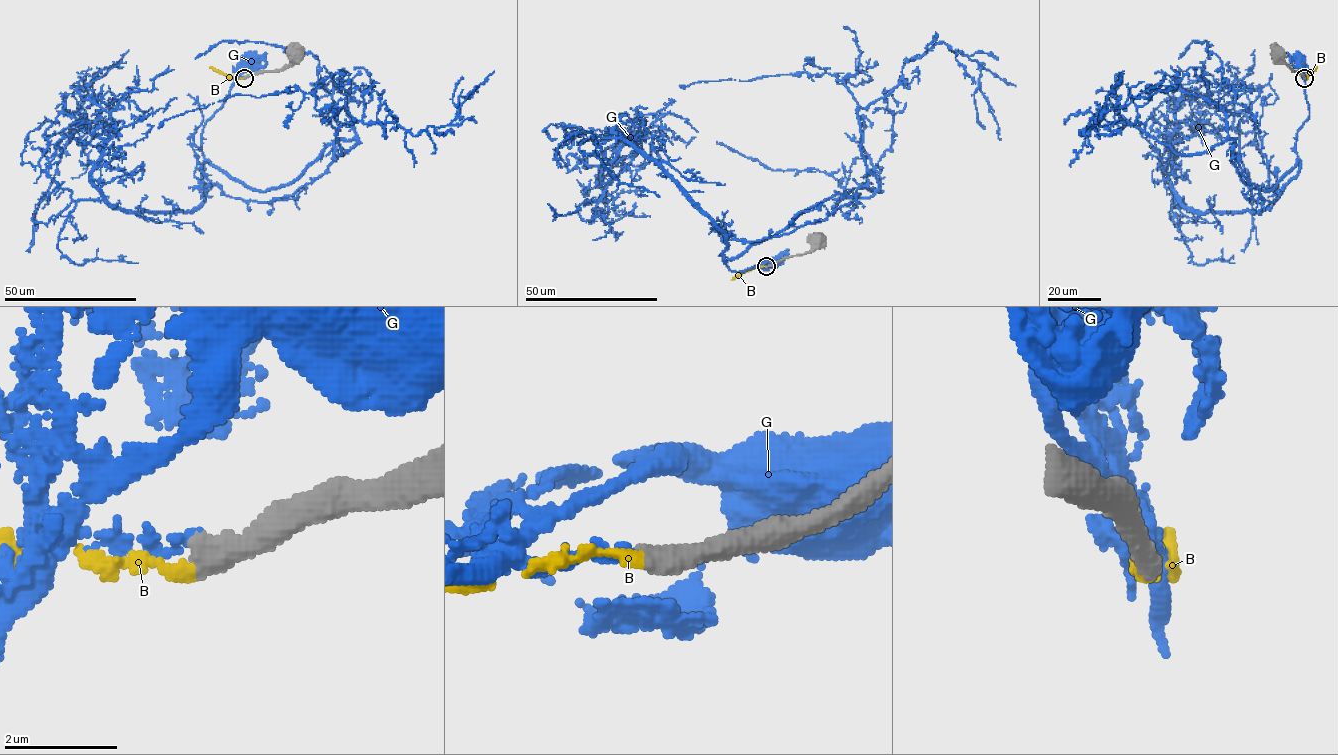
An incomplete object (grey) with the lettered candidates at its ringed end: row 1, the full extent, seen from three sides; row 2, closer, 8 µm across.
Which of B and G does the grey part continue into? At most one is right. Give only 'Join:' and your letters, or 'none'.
Join: B

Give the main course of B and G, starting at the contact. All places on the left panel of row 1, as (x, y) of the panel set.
B: (244, 78), (231, 78), (209, 67)
G: (244, 76), (240, 74), (251, 60)

